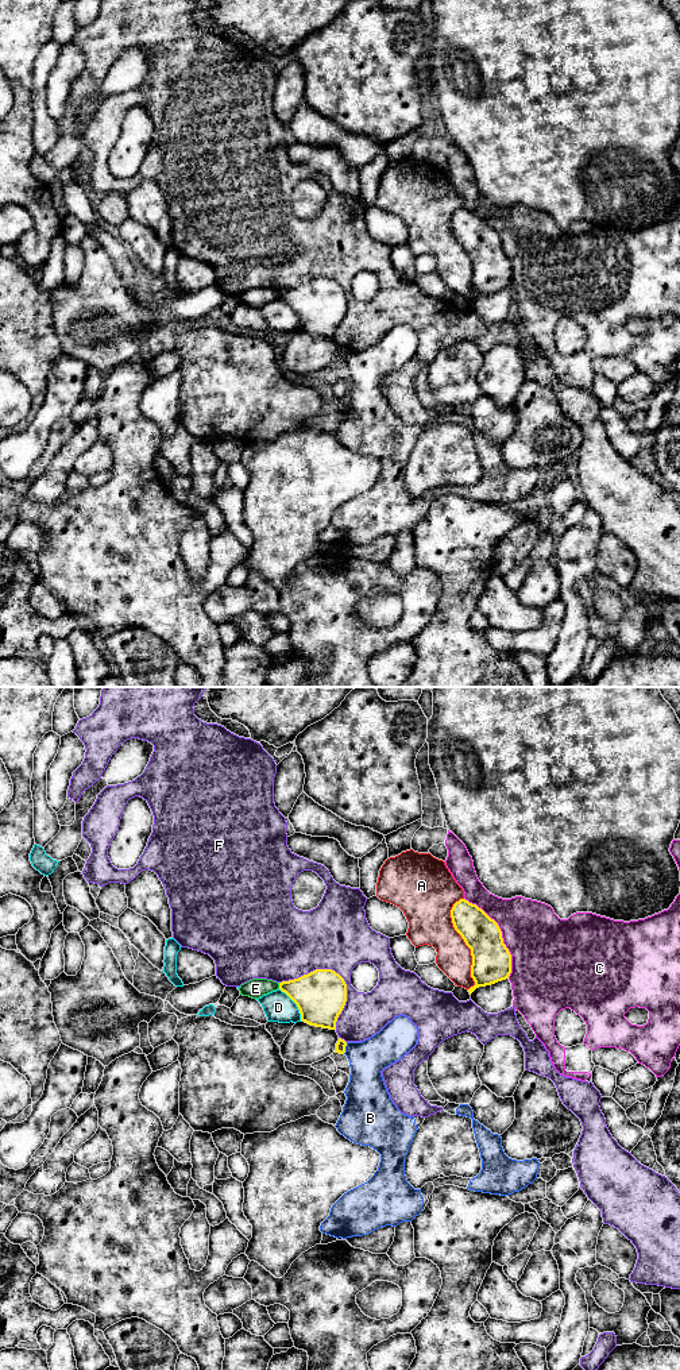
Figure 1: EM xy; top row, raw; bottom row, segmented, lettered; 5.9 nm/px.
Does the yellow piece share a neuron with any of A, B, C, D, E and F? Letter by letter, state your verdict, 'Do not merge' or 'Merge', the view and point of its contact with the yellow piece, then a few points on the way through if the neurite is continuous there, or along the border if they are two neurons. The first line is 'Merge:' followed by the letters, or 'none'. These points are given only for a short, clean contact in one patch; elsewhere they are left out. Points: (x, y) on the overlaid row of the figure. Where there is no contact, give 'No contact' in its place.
Merge: none
A: Do not merge. Touches yellow at xy (466, 944)
B: Do not merge. Touches yellow at xy (344, 1048). Boundary: xy (347, 1042), (343, 1053)
C: Do not merge. Touches yellow at xy (501, 934)
D: Do not merge. Touches yellow at xy (296, 1003)
E: Do not merge. Touches yellow at xy (279, 985). Boundary: xy (278, 983), (279, 988)
F: Do not merge. Touches yellow at xy (335, 972)

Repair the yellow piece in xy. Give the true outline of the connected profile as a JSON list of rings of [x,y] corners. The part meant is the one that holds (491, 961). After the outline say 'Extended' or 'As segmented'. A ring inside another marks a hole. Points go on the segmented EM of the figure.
[[[465,899],[453,904],[451,918],[455,930],[471,949],[471,977],[475,985],[468,989],[470,995],[479,987],[509,979],[511,954],[503,943],[498,923]]]. As segmented

